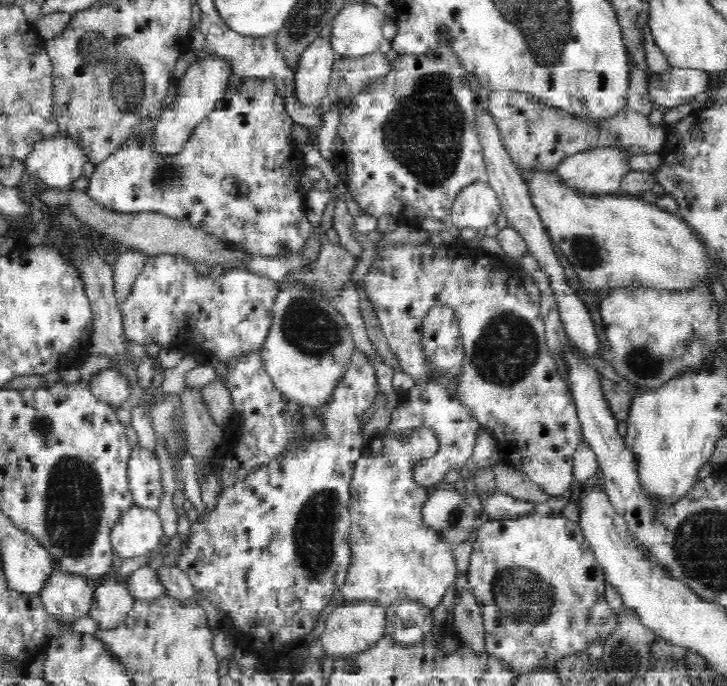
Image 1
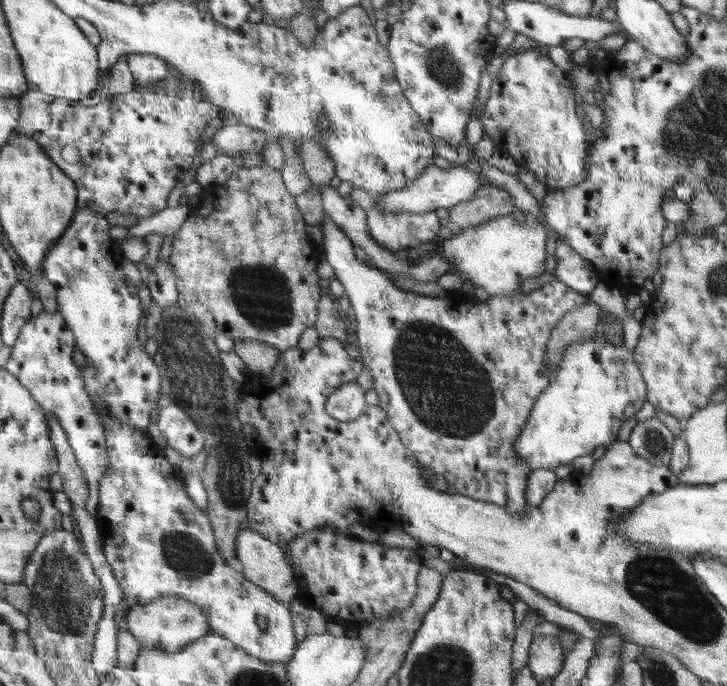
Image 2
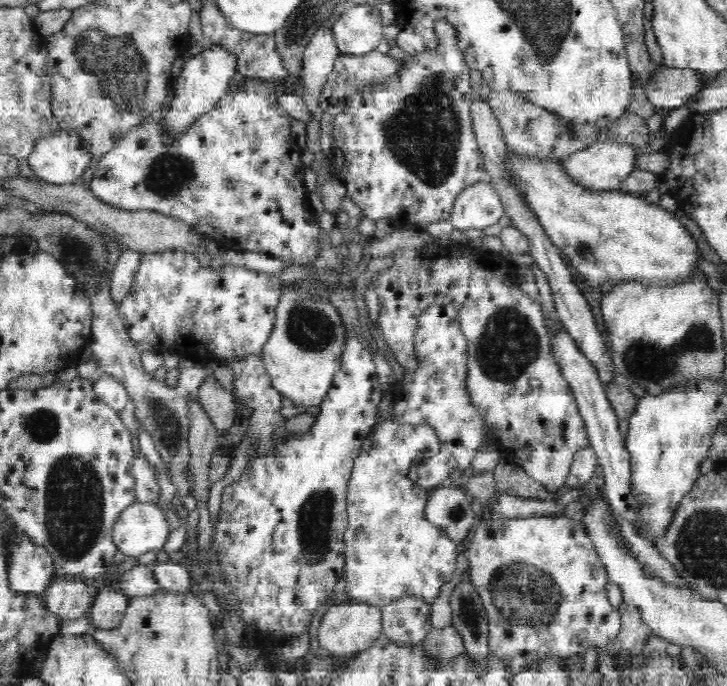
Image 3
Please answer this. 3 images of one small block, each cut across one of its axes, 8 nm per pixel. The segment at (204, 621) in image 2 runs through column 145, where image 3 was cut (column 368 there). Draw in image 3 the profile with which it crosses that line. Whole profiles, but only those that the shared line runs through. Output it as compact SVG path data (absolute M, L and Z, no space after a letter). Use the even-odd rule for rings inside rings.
M357 602L356 604L338 604L330 606L322 617L318 628L318 643L326 648L331 656L348 658L366 651L382 636L382 610L376 606Z

